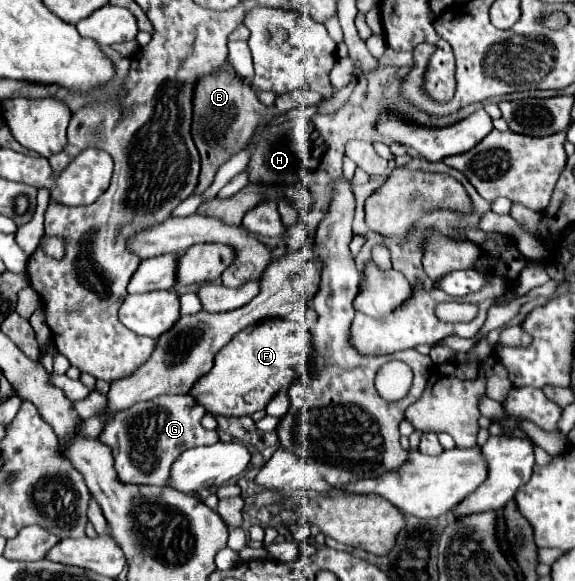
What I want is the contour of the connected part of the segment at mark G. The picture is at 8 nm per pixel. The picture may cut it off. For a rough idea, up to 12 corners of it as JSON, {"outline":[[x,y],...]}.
{"outline":[[161,395],[121,411],[99,441],[119,481],[167,487],[183,451],[215,445],[203,405]]}

